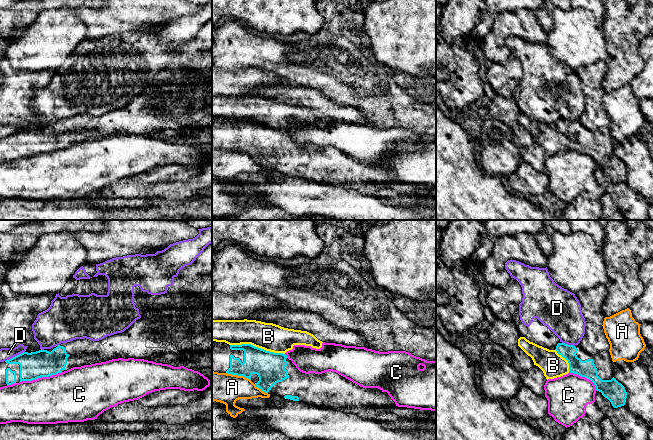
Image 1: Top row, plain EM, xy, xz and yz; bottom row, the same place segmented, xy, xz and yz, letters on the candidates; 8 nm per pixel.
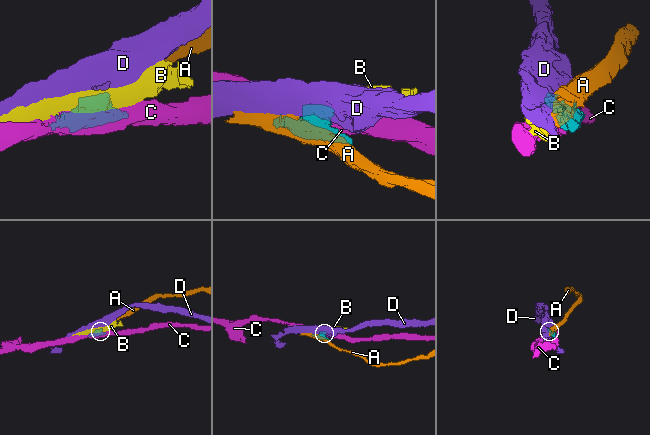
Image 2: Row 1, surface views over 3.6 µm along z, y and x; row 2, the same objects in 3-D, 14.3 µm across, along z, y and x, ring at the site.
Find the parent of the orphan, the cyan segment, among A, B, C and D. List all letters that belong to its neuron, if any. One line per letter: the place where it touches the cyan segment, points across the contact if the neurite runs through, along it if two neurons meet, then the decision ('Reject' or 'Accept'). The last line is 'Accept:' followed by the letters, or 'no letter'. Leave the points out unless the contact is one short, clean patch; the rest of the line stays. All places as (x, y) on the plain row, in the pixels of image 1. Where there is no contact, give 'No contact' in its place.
A: Touches cyan at xz (238, 151). Reject
B: Touches cyan at xz (257, 123). Reject
C: Touches cyan at xy (41, 152). Reject
D: Touches cyan at xy (15, 132). Boundary: xy (24, 127), (5, 137). Reject
Accept: no letter

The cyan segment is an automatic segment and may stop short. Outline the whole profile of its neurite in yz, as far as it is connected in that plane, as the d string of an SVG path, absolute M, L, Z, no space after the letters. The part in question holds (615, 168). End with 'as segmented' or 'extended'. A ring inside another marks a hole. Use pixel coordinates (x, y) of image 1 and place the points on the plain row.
M558 119L557 129L569 139L569 148L591 156L596 166L607 174L614 184L625 181L625 163L613 153L613 137L609 127L590 131L581 122Z; extended

